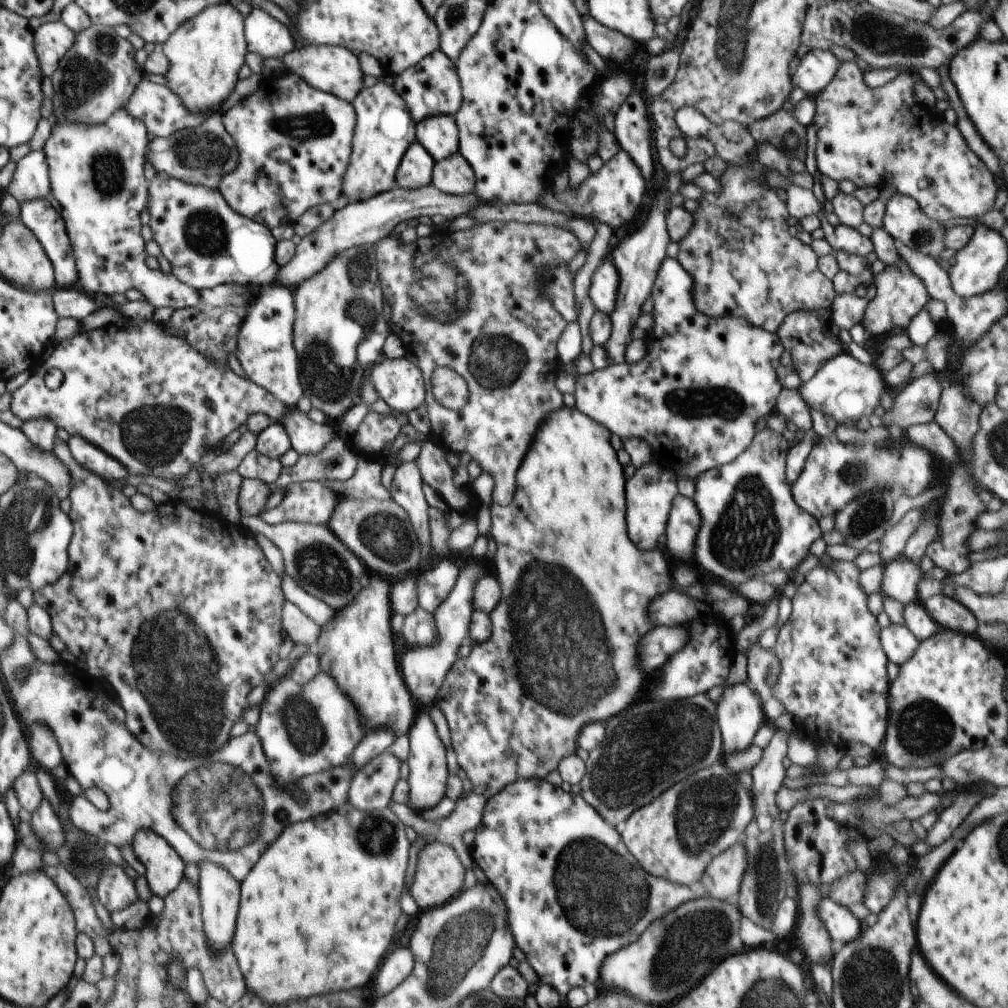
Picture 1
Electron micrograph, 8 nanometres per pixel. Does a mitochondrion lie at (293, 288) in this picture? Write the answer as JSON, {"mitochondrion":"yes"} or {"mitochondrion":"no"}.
{"mitochondrion":"no"}

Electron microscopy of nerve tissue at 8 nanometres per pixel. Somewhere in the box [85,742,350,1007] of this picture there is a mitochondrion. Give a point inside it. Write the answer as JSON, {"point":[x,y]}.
{"point":[220,805]}

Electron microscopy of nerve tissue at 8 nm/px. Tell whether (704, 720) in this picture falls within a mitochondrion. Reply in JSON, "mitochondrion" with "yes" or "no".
{"mitochondrion":"yes"}

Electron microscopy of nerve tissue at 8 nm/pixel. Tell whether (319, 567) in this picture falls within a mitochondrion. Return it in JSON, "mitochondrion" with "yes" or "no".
{"mitochondrion":"yes"}

